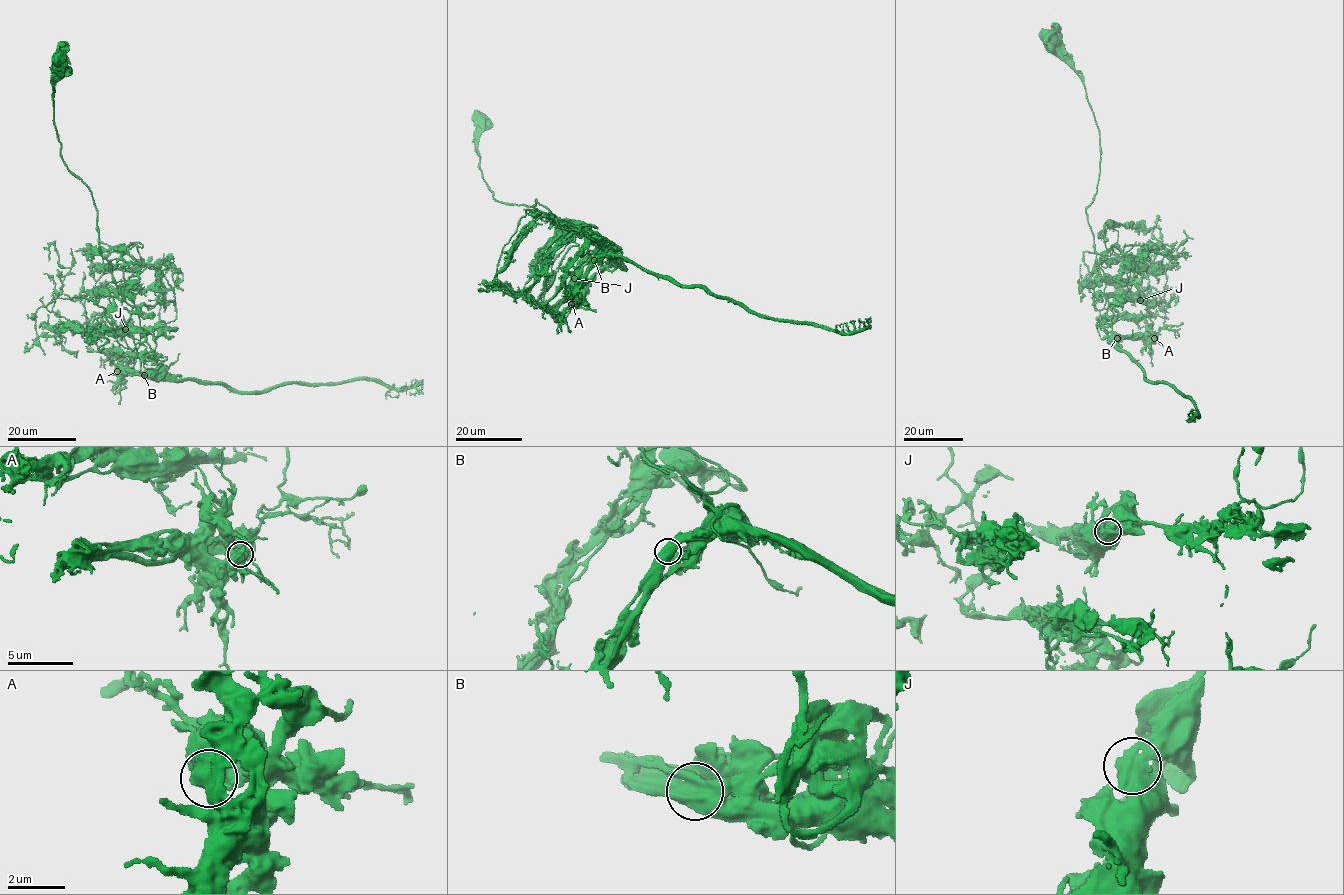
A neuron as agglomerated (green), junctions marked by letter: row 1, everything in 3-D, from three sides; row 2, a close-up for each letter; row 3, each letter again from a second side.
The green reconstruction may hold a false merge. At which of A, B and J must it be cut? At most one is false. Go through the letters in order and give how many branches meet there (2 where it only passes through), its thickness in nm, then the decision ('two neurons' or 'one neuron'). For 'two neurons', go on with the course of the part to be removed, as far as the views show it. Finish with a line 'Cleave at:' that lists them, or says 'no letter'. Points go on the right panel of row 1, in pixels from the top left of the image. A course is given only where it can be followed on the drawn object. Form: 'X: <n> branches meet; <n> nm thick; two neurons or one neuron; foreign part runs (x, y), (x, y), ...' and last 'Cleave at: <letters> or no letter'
A: 2 branches meet; 650 nm thick; one neuron
B: 2 branches meet; 650 nm thick; two neurons; foreign part runs (1117, 338), (1115, 347), (1134, 361), (1145, 379), (1171, 386), (1190, 400), (1198, 417), (1195, 416), (1187, 422)
J: 2 branches meet; 650 nm thick; one neuron
Cleave at: B

